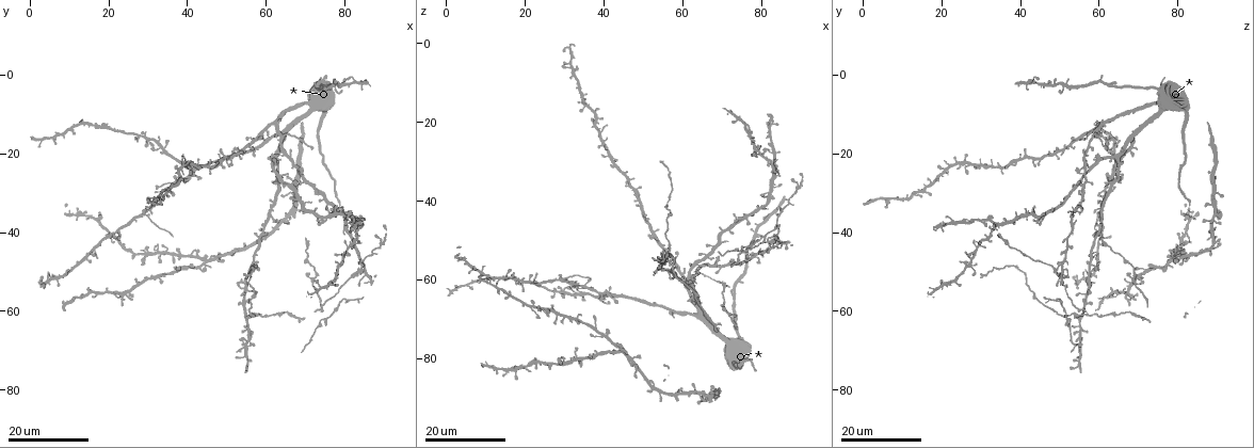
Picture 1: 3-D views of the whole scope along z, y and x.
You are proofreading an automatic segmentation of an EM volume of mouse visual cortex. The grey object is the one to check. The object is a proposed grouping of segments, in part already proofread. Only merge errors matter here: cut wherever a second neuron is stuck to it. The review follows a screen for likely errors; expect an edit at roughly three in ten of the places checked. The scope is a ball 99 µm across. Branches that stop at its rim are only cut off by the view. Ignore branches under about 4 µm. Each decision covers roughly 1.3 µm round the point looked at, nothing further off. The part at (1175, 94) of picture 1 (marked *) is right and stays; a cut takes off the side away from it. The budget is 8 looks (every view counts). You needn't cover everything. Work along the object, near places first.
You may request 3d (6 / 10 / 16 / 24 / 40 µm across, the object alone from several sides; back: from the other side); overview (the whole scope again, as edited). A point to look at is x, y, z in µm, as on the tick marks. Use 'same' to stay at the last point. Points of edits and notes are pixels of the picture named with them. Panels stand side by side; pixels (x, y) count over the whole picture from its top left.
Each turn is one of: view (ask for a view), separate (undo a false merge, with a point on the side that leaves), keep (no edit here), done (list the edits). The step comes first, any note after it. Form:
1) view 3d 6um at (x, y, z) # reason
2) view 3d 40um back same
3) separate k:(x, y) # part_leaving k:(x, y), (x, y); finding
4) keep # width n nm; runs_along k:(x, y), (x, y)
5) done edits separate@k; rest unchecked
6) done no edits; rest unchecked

view 3d 24um at (47.0, 46.0, 80.0)

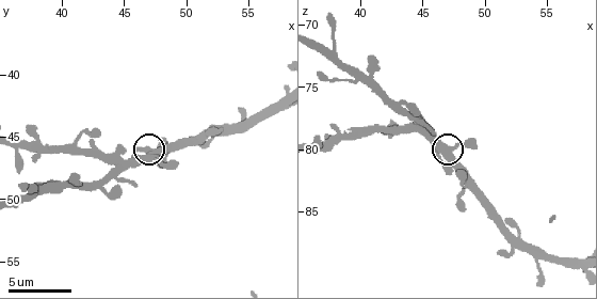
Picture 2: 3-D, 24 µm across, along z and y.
view 3d 6um at (47.0, 46.8, 80.4)

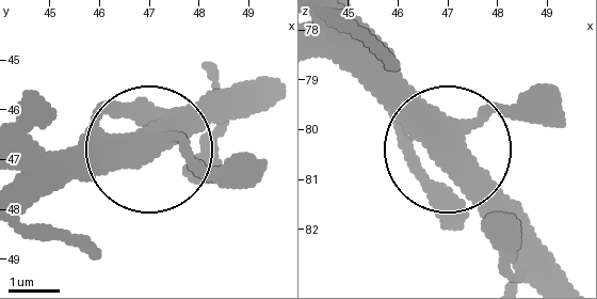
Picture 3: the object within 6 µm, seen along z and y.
keep # one neuron here

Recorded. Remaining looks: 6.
view 3d 24um at (80.0, 39.5, 53.5)

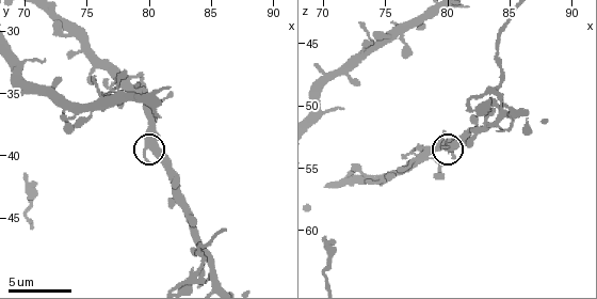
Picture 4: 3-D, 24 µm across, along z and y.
view 3d 6um same # zoom in

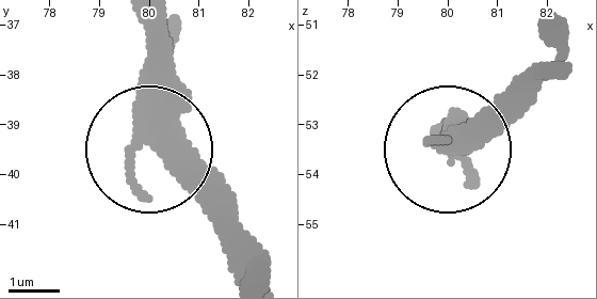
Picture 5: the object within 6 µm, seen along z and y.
keep # arms 3; runs_along 5:(141, 24), (154, 152), (221, 224); one neuron here

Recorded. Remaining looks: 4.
view 3d 6um at (83.6, 49.6, 48.6) # side arm on a straight run

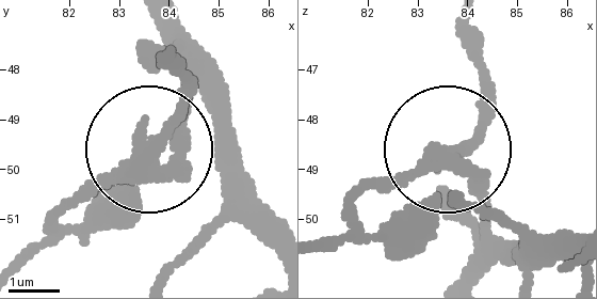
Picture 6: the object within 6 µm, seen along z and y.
separate 6:(119, 187) # width 300 nm; two neurons meet here

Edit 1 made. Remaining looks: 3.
view overview

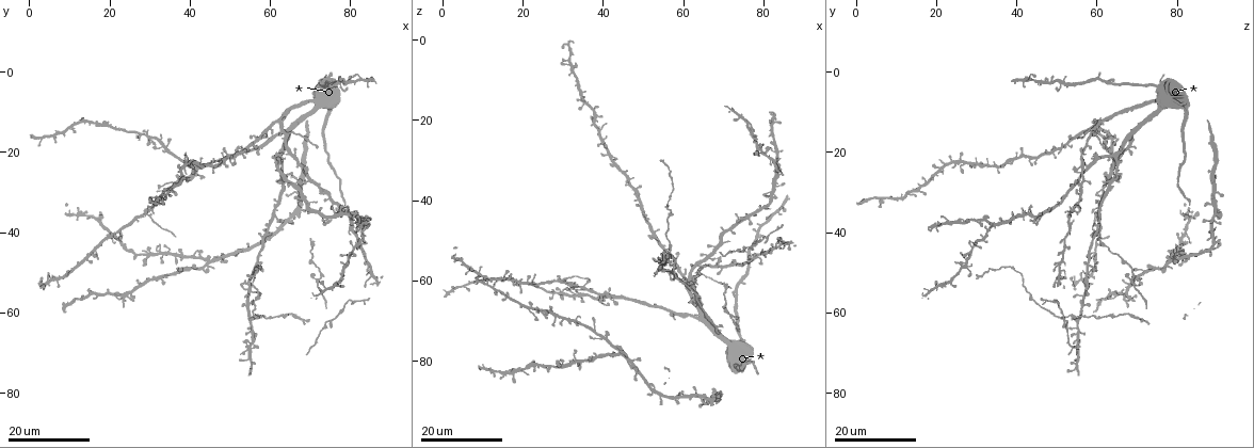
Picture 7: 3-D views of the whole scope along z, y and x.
view 3d 16um at (56.0, 53.0, 41.5) # a narrow waist

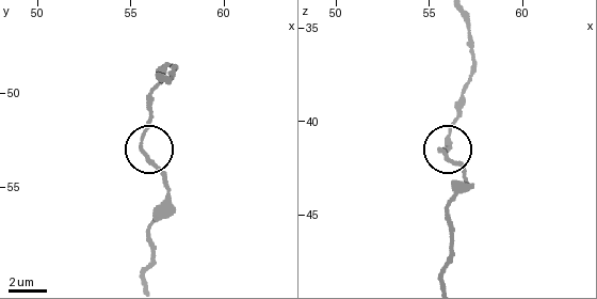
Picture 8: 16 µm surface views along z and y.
view 3d 10um at (55.7, 52.6, 41.6)

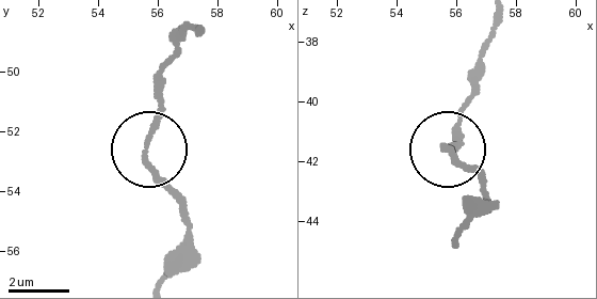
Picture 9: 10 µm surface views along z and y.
keep # width 190 nm; one neuron here

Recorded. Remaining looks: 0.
done edits separate@6; rest unchecked

